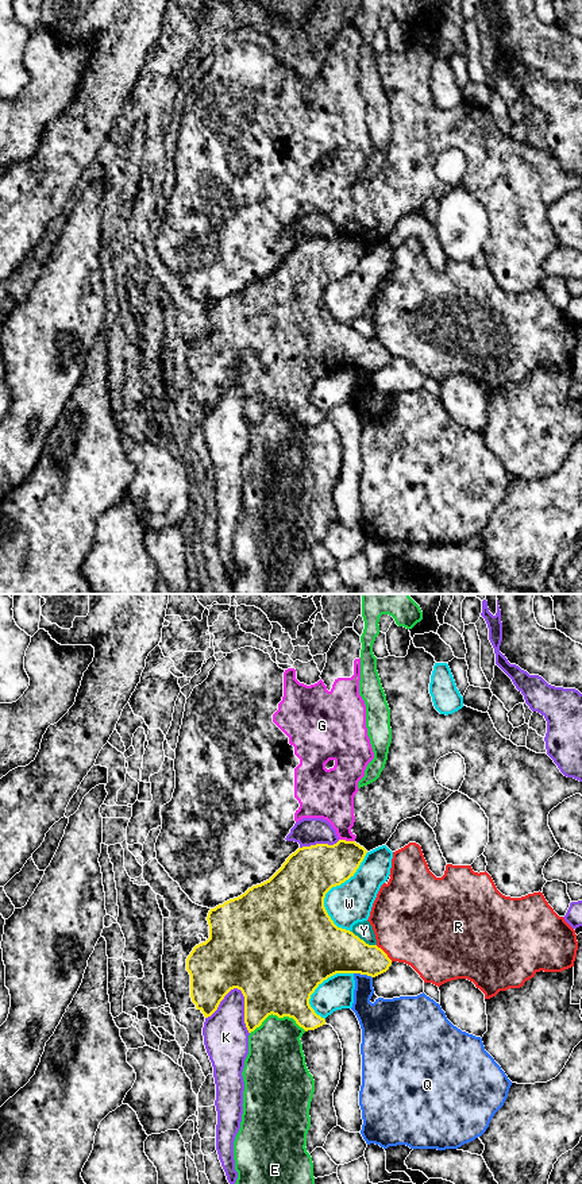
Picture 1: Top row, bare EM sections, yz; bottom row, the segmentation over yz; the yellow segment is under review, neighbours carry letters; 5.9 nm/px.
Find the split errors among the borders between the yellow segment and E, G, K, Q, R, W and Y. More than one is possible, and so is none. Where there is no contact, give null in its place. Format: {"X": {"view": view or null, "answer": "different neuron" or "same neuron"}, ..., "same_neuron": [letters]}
{"E": {"view": "yz", "answer": "different neuron"}, "G": {"view": "yz", "answer": "different neuron"}, "K": {"view": "yz", "answer": "different neuron"}, "Q": {"view": "yz", "answer": "different neuron"}, "R": {"view": "yz", "answer": "different neuron"}, "W": {"view": "yz", "answer": "different neuron"}, "Y": {"view": "yz", "answer": "different neuron"}, "same_neuron": []}

